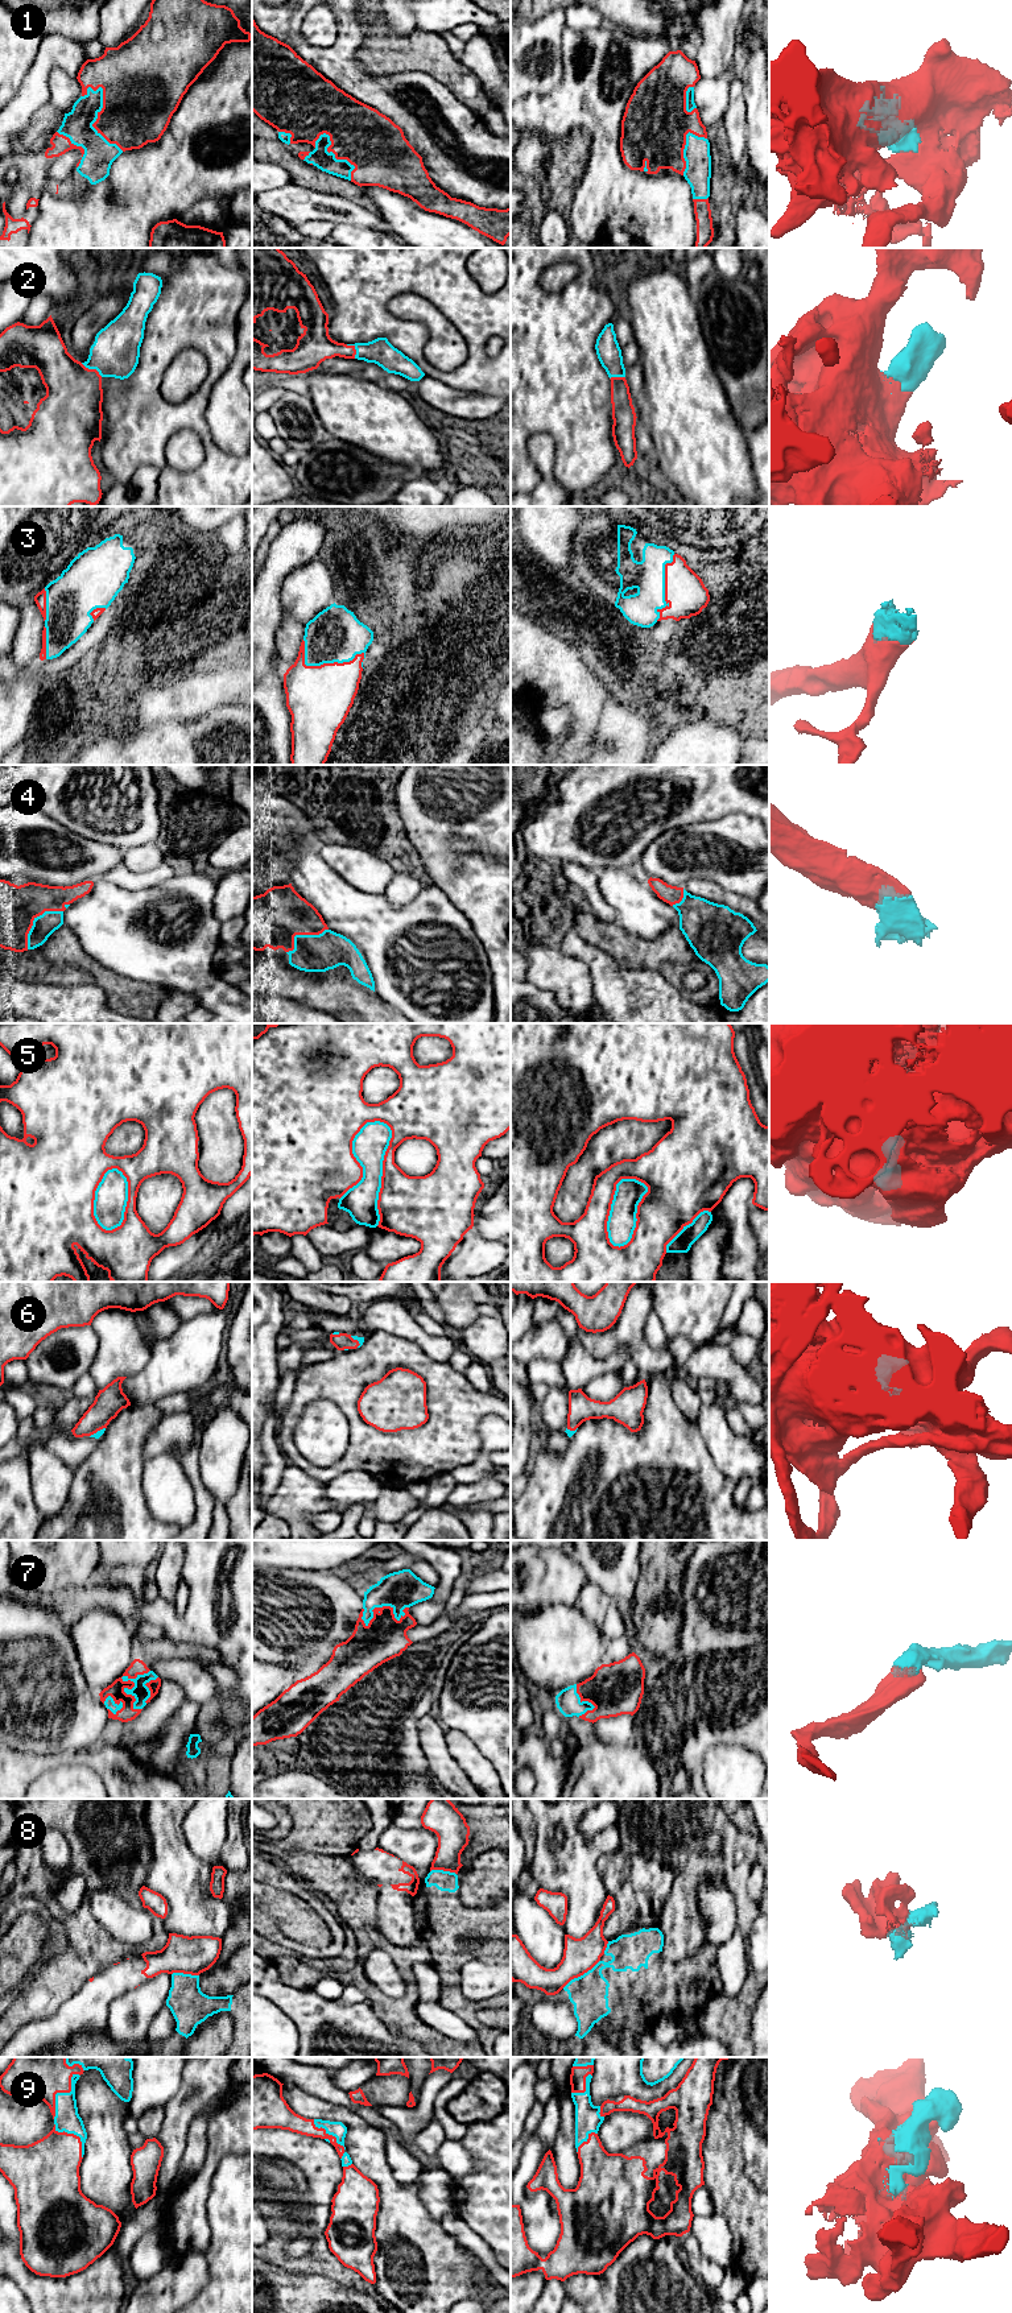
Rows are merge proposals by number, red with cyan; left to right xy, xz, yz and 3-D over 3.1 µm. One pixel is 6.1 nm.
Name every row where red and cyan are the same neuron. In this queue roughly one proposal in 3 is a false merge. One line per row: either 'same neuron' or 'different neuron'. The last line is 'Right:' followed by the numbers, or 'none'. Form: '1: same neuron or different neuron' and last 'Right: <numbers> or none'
1: same neuron
2: same neuron
3: same neuron
4: same neuron
5: different neuron
6: same neuron
7: same neuron
8: different neuron
9: same neuron
Right: 1, 2, 3, 4, 6, 7, 9

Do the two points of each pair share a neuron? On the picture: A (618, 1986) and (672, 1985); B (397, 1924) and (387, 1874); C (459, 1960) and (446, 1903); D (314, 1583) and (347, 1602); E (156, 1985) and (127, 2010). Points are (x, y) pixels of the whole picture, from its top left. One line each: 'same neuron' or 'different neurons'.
A: same neuron
B: same neuron
C: same neuron
D: same neuron
E: same neuron

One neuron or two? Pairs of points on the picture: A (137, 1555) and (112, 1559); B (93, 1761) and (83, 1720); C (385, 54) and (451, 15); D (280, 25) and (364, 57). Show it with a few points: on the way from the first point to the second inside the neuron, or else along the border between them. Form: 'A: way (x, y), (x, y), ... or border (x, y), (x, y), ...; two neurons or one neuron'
A: way (131, 1555), (119, 1555); one neuron
B: border (81, 1750), (65, 1750), (50, 1755); two neurons
C: border (416, 28), (440, 34); two neurons
D: border (366, 37), (356, 52), (356, 65), (379, 75); two neurons

